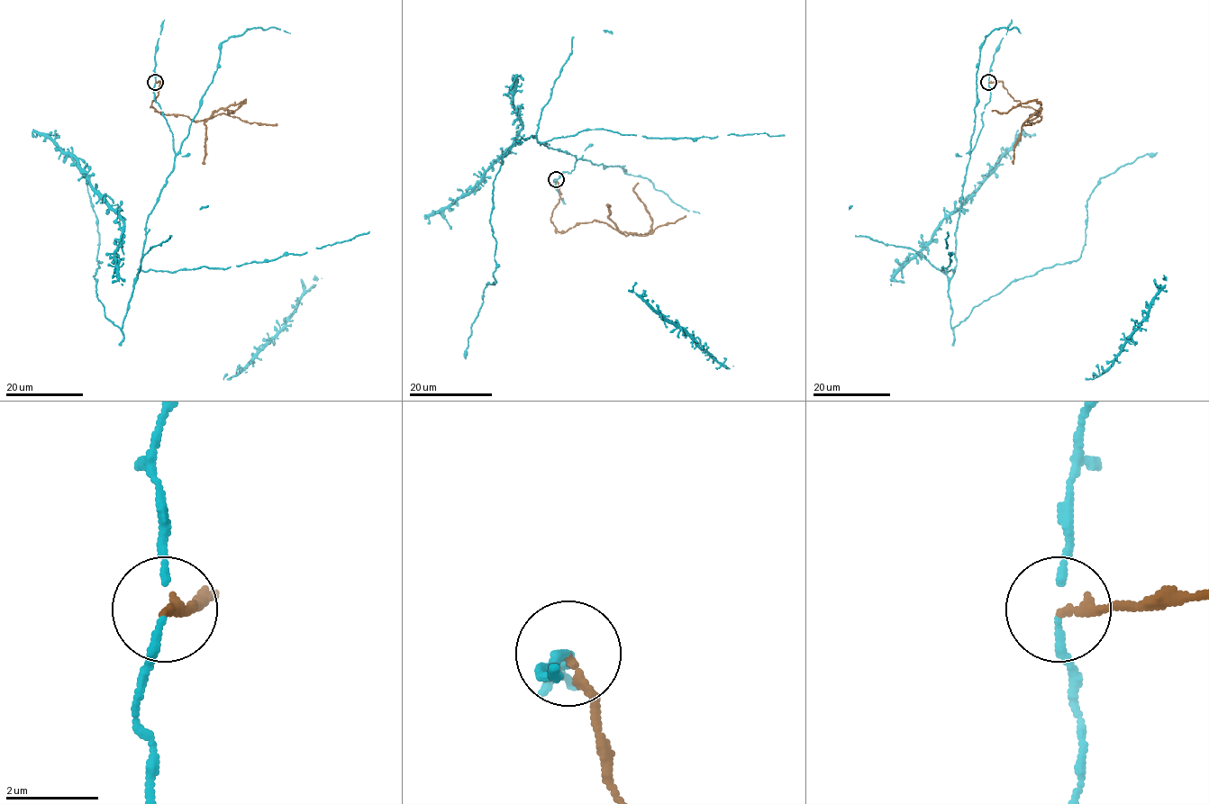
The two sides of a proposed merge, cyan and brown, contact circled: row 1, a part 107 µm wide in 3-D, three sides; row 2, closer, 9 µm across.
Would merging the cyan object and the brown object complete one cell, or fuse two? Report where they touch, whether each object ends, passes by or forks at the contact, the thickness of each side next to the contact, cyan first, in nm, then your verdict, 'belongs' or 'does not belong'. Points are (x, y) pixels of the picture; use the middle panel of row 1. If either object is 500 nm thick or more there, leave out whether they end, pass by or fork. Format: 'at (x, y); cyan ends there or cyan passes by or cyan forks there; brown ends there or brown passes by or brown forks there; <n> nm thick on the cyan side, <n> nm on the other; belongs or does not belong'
at (556, 179); cyan passes by; brown ends there; 130 nm thick on the cyan side, 190 nm on the other; does not belong

